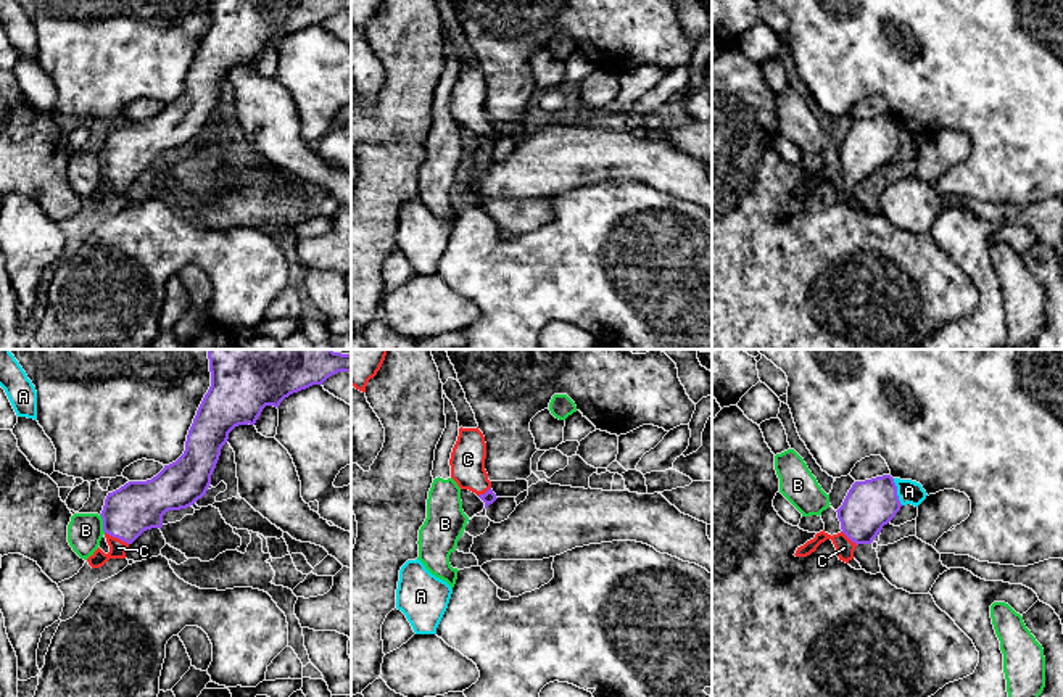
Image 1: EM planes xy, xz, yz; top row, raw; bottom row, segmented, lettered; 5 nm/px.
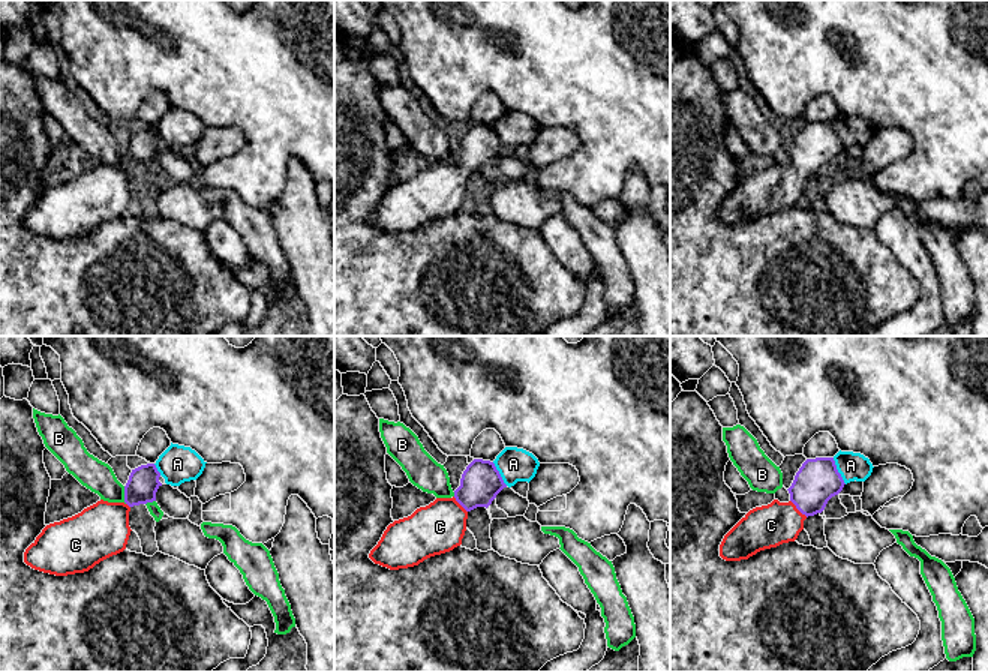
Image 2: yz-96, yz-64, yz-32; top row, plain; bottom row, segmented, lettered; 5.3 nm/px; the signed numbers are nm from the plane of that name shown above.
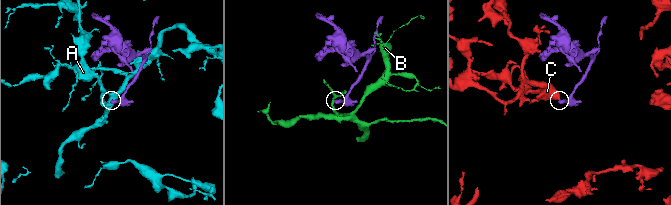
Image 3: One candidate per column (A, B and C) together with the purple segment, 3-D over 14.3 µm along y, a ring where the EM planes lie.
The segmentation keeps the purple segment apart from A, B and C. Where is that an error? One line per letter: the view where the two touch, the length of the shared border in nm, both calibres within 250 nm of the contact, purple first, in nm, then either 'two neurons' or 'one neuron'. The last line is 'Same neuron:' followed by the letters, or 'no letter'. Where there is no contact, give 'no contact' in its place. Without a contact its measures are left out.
A: contact in yz; length 140 nm; calibres 240 and 120 nm; two neurons
B: contact in xy; length 100 nm; calibres 260 and 180 nm; two neurons
C: contact in xy; length 140 nm; calibres 260 and 90 nm; one neuron
Same neuron: C

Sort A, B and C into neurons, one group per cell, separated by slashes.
A / B / C

